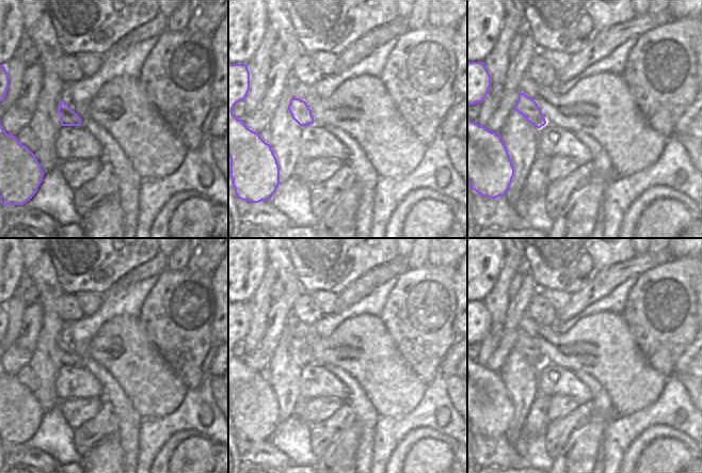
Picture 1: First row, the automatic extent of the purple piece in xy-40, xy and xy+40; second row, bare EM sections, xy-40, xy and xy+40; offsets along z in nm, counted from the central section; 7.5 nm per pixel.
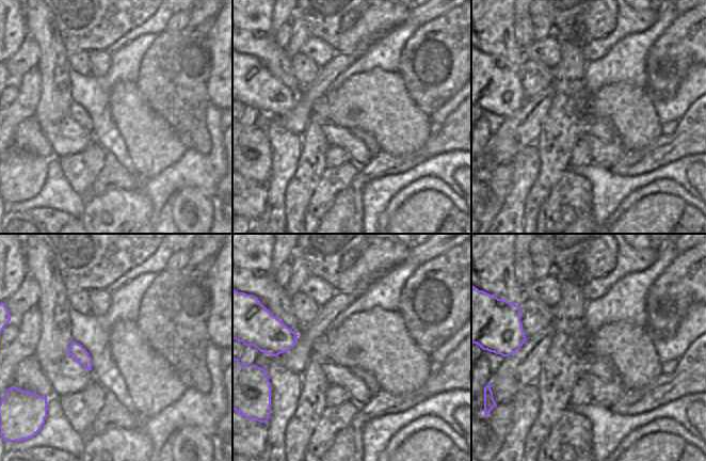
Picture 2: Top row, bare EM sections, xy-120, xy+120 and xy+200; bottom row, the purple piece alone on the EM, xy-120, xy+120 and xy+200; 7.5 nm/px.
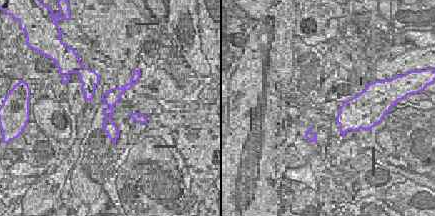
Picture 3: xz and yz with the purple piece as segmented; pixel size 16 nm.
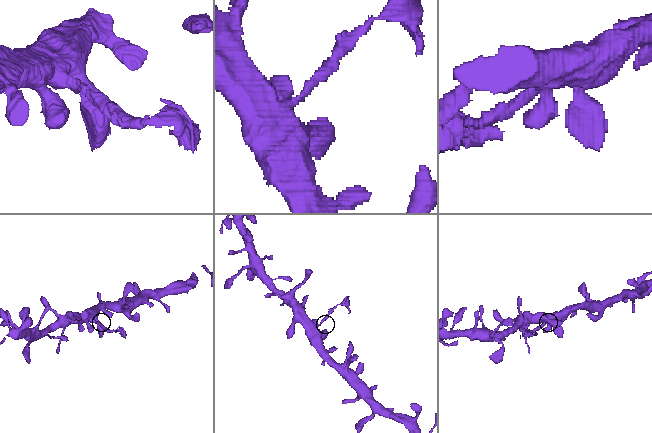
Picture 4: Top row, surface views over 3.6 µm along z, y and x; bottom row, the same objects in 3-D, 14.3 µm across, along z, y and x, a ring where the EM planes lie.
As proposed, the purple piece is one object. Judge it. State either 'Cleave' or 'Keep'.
Cleave.

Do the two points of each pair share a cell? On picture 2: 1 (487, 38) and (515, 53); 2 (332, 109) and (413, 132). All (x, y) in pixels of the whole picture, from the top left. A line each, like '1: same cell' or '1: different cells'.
1: same cell
2: same cell

